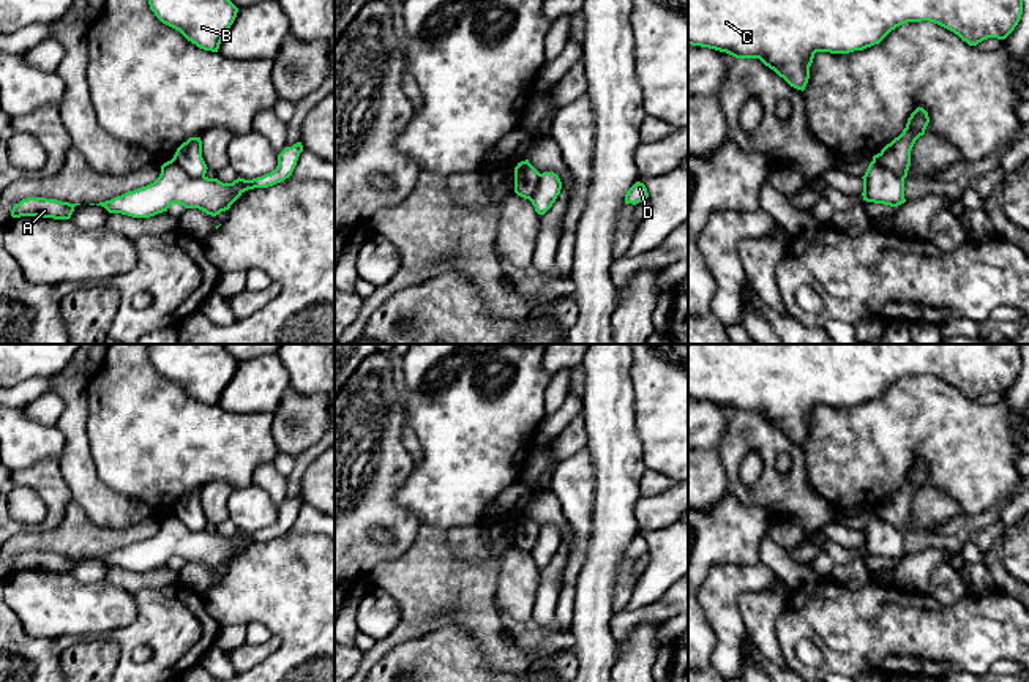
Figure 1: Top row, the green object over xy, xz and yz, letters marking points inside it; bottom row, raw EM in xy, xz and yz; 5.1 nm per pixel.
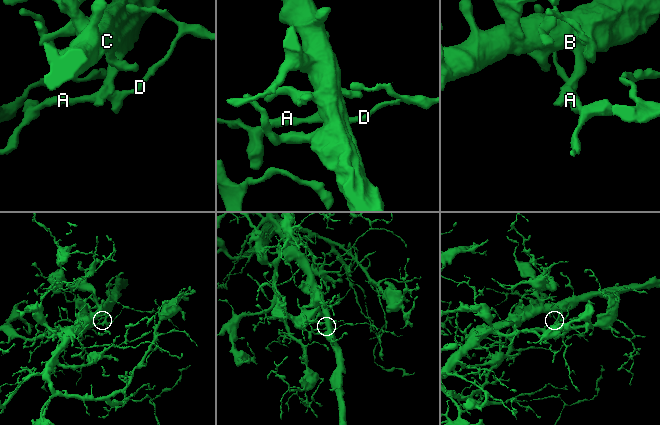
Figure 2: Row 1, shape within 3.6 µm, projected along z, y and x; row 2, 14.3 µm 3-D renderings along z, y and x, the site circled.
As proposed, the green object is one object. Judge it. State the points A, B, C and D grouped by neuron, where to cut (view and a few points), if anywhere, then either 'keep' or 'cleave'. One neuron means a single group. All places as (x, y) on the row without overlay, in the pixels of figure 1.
A D / B C | xy (172, 512), (188, 529), (204, 531) | cleave

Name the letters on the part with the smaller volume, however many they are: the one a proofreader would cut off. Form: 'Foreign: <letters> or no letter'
Foreign: A, D

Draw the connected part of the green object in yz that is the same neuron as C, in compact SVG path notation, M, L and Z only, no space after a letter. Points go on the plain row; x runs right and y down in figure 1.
M688 344L688 398L759 412L803 445L816 406L863 404L896 380L922 374L977 399L988 392L1005 393L1021 368L1021 344Z

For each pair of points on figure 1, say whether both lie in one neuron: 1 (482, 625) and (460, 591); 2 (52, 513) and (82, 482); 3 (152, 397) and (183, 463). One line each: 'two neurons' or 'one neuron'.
1: one neuron
2: two neurons
3: one neuron

